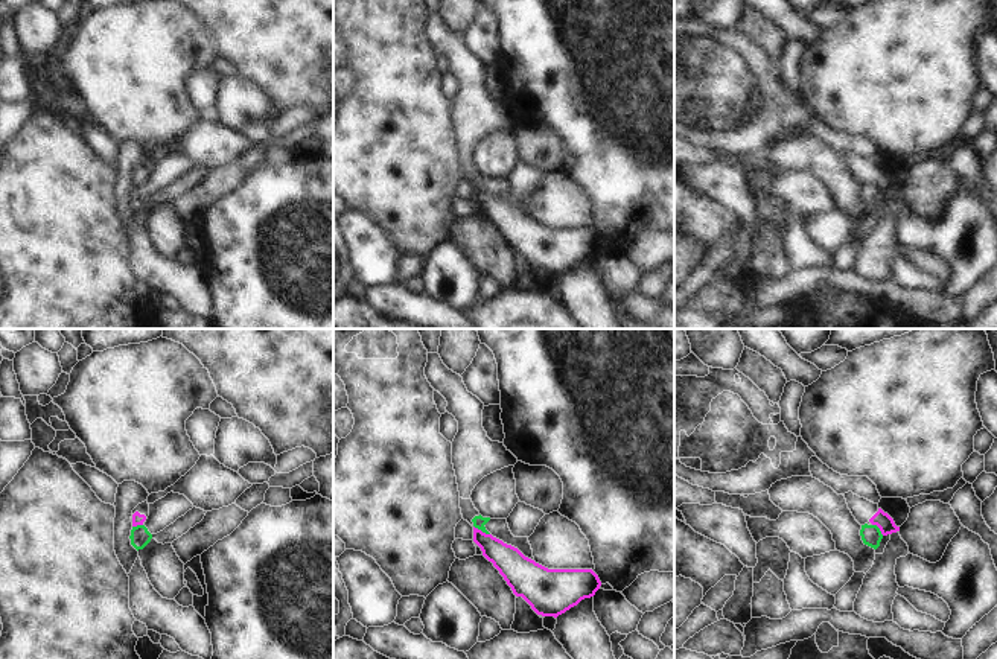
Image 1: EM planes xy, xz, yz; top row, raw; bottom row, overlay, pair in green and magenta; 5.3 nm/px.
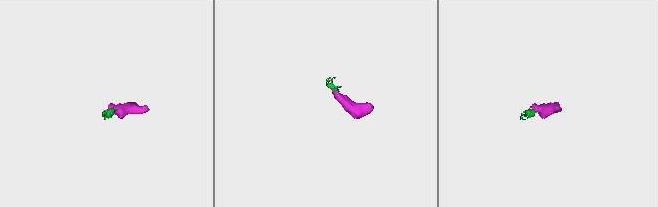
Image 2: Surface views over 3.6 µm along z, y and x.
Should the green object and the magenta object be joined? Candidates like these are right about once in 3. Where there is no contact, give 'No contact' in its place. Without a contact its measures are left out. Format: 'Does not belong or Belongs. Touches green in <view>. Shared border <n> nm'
Does not belong. Touches green in xz. Shared border 100 nm

